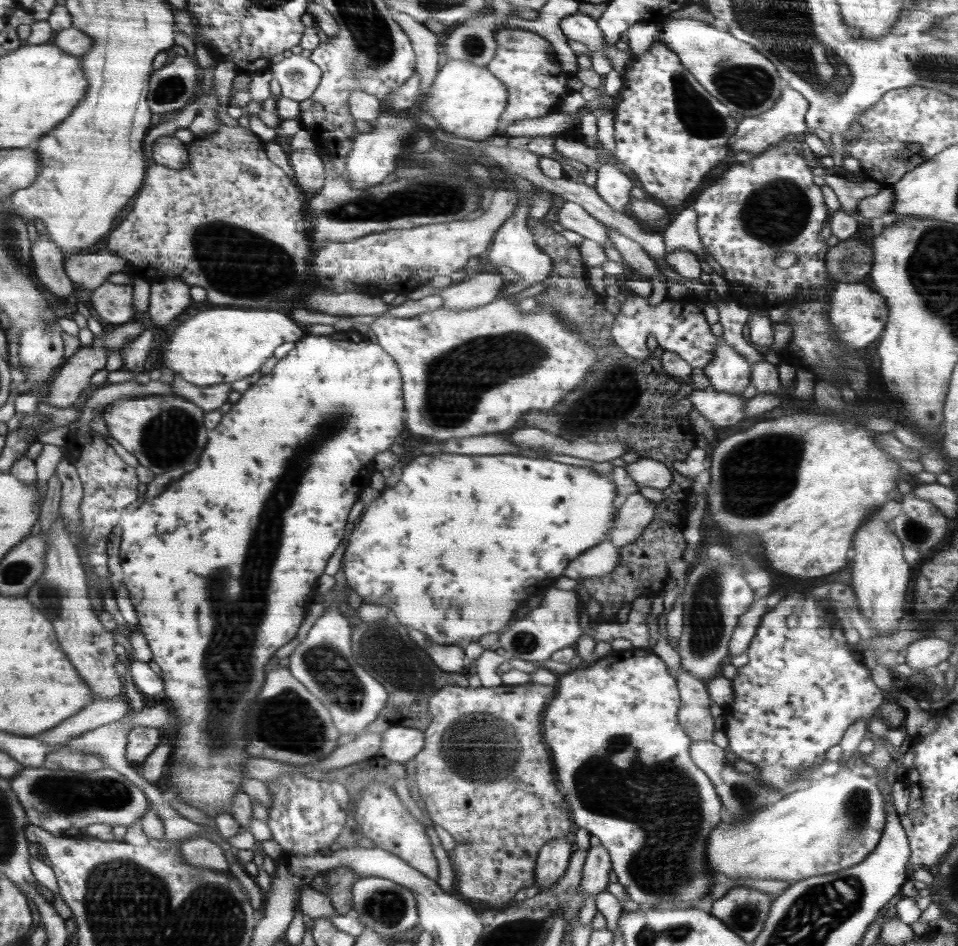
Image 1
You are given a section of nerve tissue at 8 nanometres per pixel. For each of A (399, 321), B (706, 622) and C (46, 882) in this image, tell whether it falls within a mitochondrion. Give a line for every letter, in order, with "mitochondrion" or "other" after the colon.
A: other
B: mitochondrion
C: other

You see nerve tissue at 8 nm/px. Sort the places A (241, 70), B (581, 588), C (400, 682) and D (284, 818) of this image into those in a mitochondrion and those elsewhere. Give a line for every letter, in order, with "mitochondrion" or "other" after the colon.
A: other
B: other
C: mitochondrion
D: other

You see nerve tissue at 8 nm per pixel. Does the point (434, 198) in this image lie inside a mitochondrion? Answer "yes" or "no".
yes

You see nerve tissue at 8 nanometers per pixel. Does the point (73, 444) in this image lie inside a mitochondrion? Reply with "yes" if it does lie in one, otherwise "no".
no

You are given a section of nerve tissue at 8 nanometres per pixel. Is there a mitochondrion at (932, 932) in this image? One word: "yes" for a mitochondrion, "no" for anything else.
no

